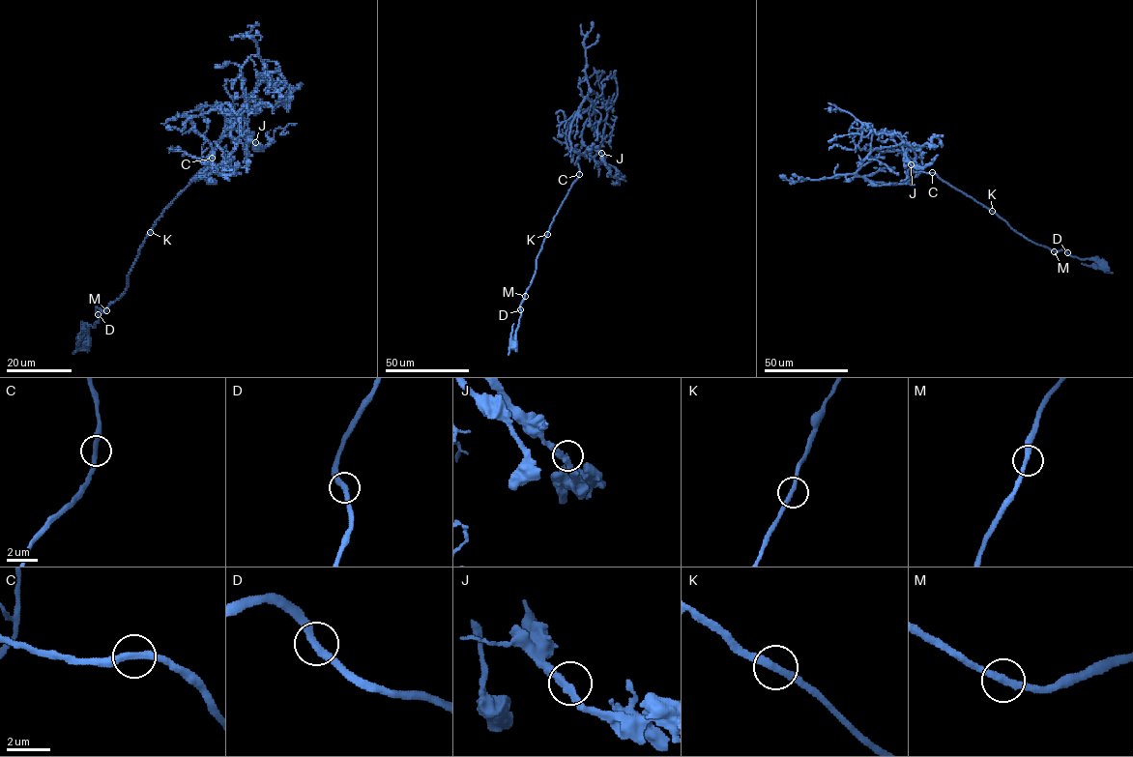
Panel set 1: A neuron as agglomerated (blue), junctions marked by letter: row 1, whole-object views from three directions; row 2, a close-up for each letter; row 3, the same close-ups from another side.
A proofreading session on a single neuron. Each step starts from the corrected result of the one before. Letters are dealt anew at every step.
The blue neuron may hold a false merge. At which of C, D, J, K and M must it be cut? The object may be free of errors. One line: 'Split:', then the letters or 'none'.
Split: none

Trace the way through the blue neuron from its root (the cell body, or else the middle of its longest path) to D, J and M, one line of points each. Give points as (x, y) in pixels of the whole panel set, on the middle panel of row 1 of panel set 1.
D: (512, 345), (520, 309)
J: (512, 345), (537, 258), (555, 216), (579, 175), (577, 159), (580, 155), (590, 158), (592, 148), (601, 153)
M: (512, 345), (521, 313), (520, 305), (525, 296)

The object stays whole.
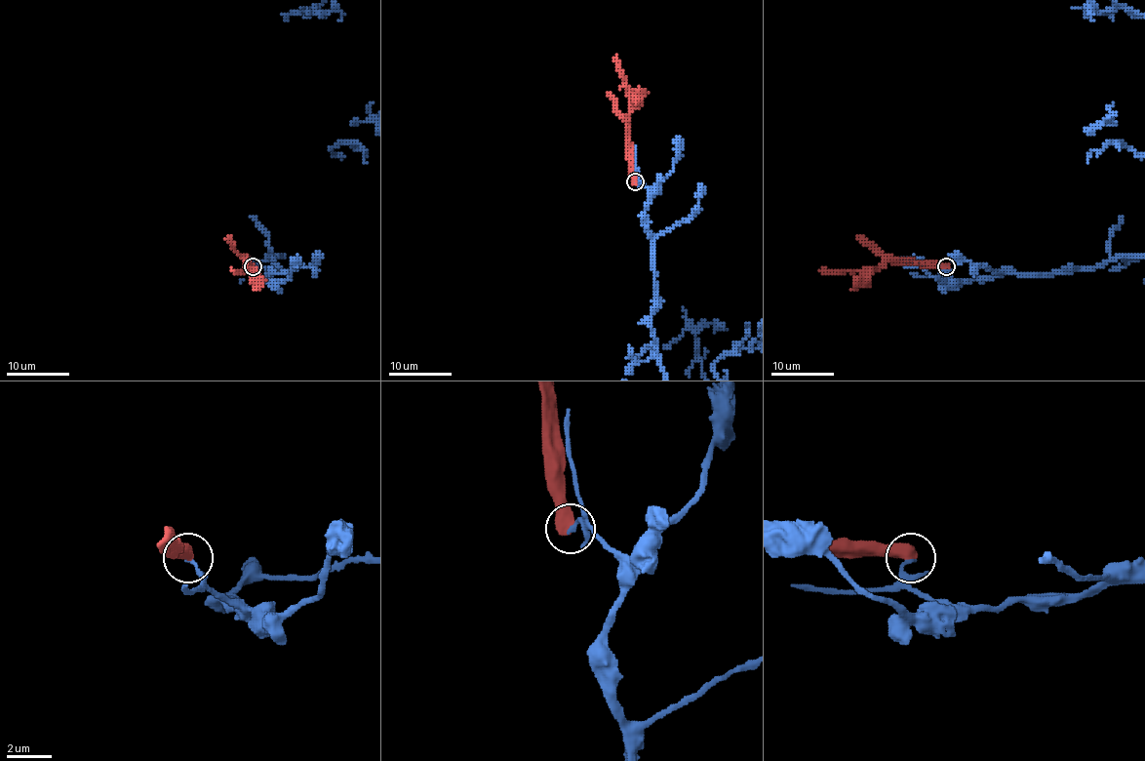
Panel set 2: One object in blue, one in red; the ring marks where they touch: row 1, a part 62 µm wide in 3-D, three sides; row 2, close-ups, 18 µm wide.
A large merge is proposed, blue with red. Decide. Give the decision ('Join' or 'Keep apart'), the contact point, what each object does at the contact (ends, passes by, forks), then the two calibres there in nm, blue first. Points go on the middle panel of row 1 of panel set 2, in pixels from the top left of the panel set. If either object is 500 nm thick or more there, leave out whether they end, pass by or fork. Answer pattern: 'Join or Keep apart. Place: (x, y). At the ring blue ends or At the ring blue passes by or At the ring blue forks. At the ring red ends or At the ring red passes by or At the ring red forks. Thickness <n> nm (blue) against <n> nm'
Keep apart. Place: (635, 181). Thickness 150 nm (blue) against 650 nm

